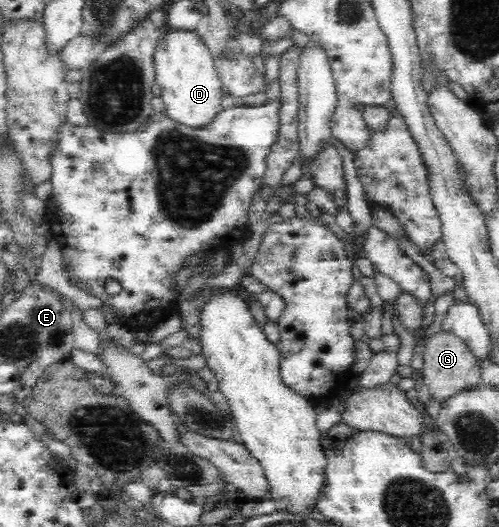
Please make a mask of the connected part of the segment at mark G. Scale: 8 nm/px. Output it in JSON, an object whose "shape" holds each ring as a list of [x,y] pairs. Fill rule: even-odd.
{"shape":[[[443,327],[441,331],[433,333],[425,341],[421,371],[432,399],[439,403],[450,395],[466,390],[482,381],[479,365],[477,365],[469,346],[461,339],[461,336],[451,333],[449,330],[443,330]]]}

